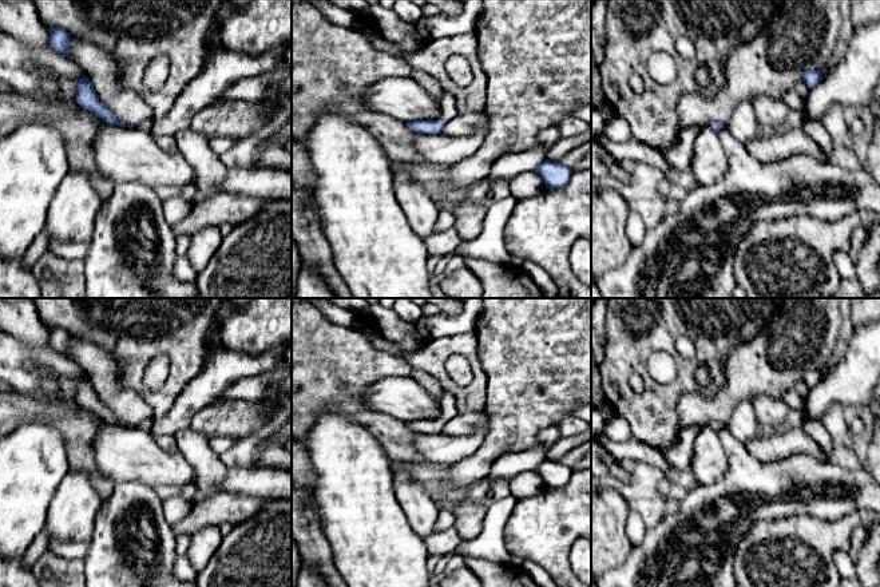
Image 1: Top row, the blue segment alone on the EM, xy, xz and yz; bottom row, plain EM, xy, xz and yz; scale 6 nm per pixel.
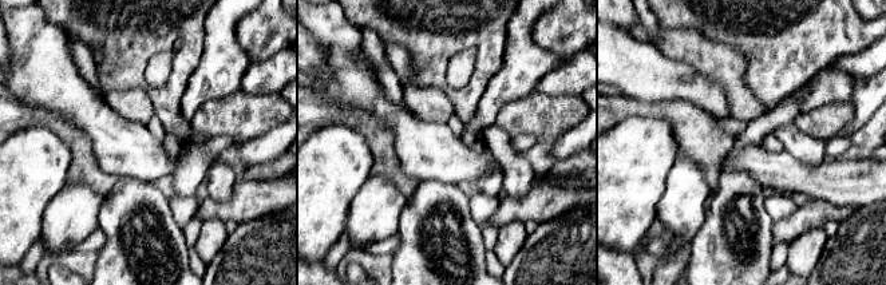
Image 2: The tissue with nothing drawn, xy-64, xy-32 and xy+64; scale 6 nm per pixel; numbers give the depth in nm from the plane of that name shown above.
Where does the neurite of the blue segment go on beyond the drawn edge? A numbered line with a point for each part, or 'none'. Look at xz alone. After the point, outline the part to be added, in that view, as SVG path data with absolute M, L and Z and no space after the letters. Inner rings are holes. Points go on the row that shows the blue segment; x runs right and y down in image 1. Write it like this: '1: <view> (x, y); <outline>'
1: xz (448, 106); M444 91L440 100L441 118L445 123L457 115L457 104L453 95Z

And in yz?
1: yz (678, 157); M705 124L682 130L675 144L670 150L661 151L663 158L678 171L690 170L694 139L703 128L711 130L711 127L711 124Z

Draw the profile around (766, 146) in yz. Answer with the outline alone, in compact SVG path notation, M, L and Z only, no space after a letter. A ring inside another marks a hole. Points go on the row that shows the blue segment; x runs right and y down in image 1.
M792 123L778 131L761 131L745 147L761 163L788 159L794 155L809 155L818 162L831 160L800 123Z

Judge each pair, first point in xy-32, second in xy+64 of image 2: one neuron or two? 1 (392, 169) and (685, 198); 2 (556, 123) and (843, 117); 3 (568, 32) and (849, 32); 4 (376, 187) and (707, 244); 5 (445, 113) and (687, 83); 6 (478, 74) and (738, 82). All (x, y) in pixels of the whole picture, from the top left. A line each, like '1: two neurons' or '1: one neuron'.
1: two neurons
2: one neuron
3: one neuron
4: one neuron
5: two neurons
6: two neurons

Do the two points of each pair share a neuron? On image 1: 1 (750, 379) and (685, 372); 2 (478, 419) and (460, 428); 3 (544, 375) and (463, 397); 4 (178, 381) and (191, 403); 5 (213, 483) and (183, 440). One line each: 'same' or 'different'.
1: different
2: same
3: different
4: different
5: same

